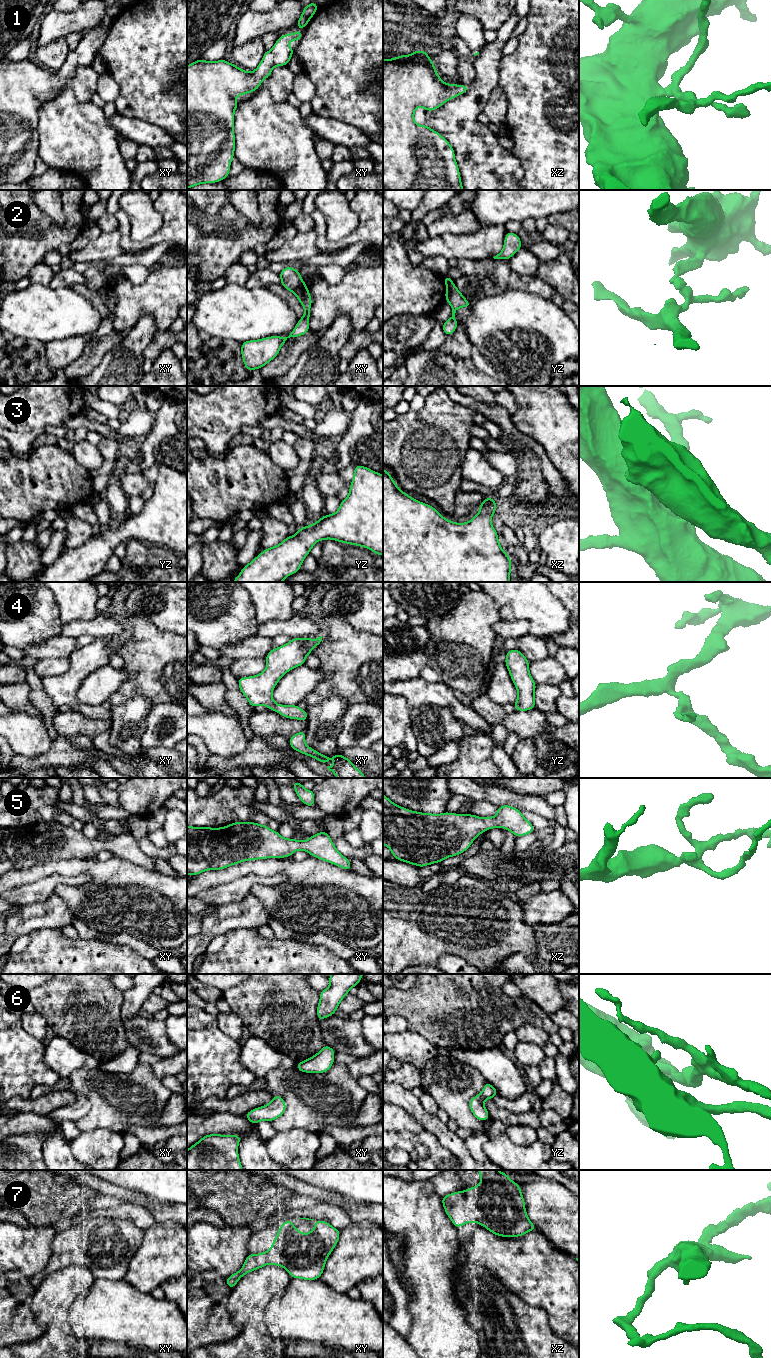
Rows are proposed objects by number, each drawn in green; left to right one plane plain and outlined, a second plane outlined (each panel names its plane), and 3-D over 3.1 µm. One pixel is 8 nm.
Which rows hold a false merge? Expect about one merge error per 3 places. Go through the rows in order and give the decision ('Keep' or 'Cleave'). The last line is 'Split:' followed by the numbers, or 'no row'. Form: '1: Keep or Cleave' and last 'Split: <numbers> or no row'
1: Keep
2: Cleave
3: Keep
4: Keep
5: Keep
6: Keep
7: Keep
Split: 2

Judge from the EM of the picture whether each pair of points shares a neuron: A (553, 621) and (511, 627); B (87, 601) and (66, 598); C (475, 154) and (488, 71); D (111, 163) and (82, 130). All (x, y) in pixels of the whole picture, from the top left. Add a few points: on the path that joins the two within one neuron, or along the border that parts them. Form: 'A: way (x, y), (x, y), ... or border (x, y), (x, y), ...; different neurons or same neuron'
A: border (506, 620), (526, 620), (529, 623), (530, 633); different neurons
B: way (82, 601), (71, 598); same neuron
C: way (469, 133), (469, 105), (478, 92); same neuron
D: way (103, 155), (86, 138); same neuron

